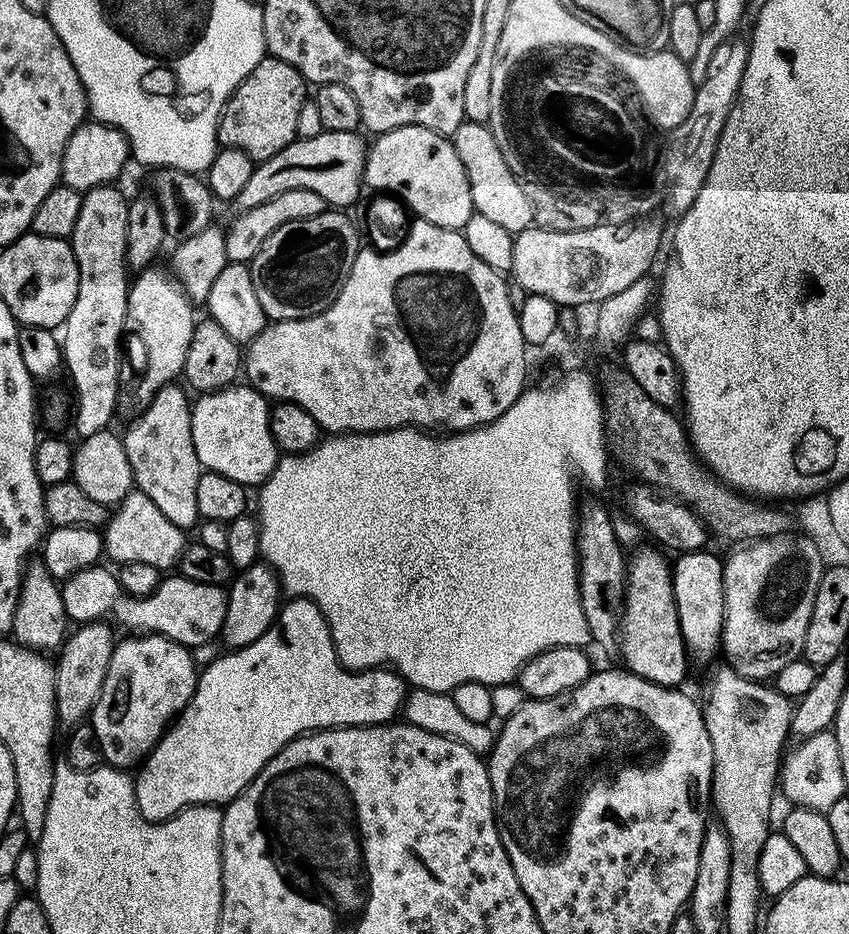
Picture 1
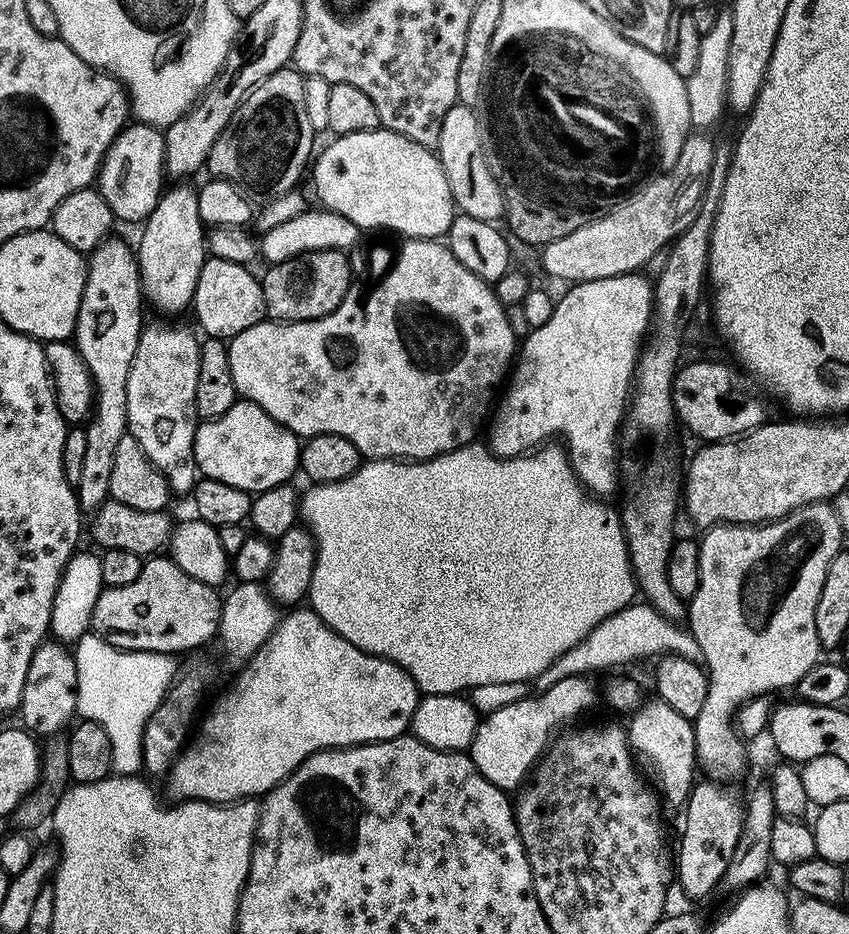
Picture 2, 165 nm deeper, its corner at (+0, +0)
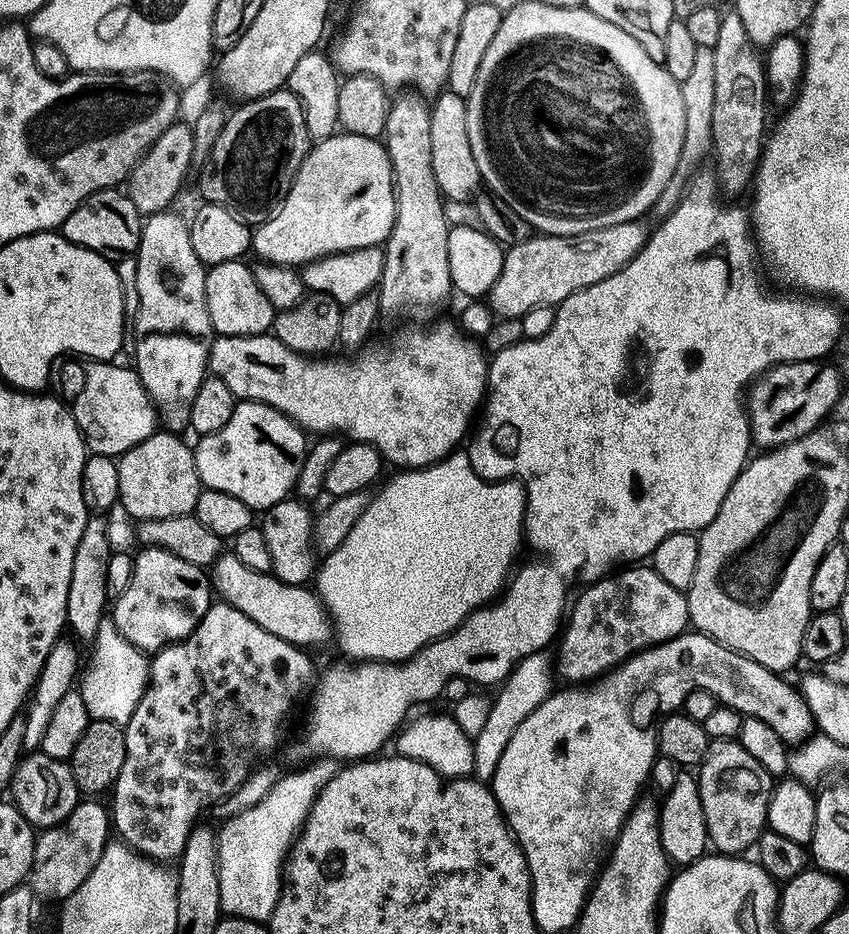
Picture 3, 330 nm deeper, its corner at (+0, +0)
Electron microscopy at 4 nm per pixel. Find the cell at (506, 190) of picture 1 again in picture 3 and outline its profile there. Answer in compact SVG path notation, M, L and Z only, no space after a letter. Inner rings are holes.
M443 91L430 104L430 147L434 157L434 178L438 178L440 195L445 201L468 200L475 197L482 181L474 150L470 150L470 134L466 126L470 108L465 97Z

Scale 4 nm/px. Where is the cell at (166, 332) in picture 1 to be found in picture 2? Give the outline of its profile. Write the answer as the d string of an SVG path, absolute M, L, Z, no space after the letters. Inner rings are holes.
M176 182L160 193L160 201L148 219L143 221L144 233L140 236L140 249L135 249L134 255L140 265L140 286L142 296L160 312L180 312L192 304L192 299L198 286L198 274L202 274L202 266L206 259L206 226L198 214L198 191L191 188L191 183Z

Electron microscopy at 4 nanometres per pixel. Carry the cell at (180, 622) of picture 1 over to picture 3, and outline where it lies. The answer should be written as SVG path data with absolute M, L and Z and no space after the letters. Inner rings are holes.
M141 547L134 556L134 574L130 586L115 597L110 618L122 634L145 654L155 654L168 644L184 640L198 626L214 603L214 593L205 569L190 566L161 548Z

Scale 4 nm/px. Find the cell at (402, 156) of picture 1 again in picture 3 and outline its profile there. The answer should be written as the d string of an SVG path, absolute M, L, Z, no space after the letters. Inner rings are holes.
M333 134L309 147L308 156L302 162L282 206L253 231L251 251L257 252L261 261L270 264L303 266L311 260L332 256L335 252L383 245L394 226L395 217L396 191L392 185L392 167L387 148L380 140Z

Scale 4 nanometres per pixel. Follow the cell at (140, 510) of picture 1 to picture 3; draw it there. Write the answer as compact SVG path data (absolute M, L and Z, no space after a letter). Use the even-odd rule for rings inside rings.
M231 550L218 557L210 569L210 583L213 593L223 603L234 606L246 614L262 630L270 630L278 638L299 646L311 649L311 644L324 644L333 639L334 625L319 595L311 587L298 584L287 584L277 576L258 570L249 570Z

